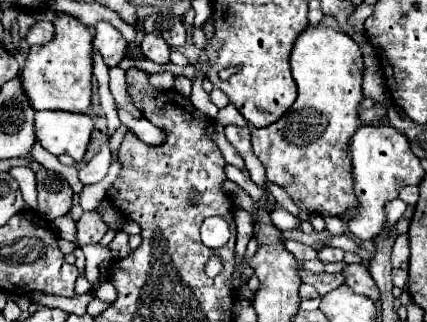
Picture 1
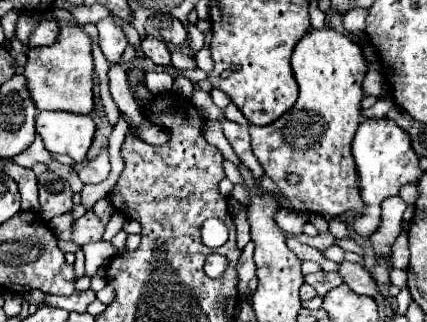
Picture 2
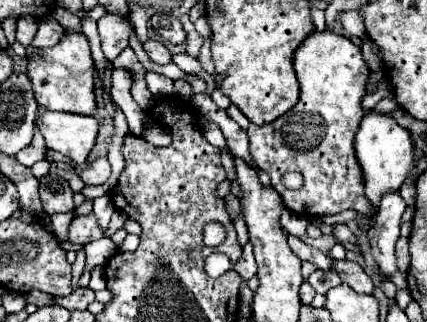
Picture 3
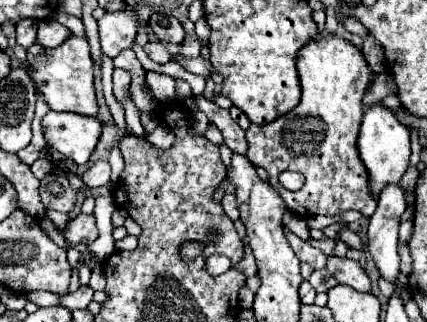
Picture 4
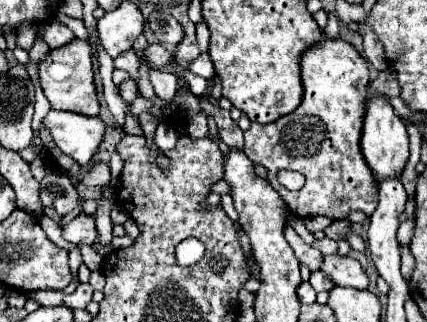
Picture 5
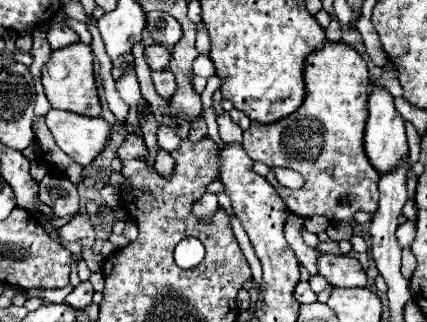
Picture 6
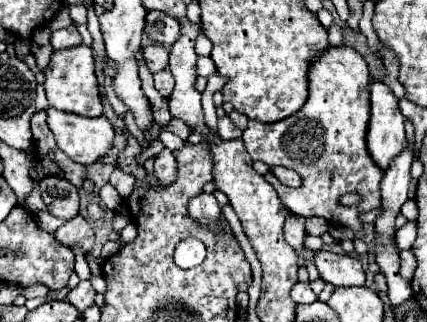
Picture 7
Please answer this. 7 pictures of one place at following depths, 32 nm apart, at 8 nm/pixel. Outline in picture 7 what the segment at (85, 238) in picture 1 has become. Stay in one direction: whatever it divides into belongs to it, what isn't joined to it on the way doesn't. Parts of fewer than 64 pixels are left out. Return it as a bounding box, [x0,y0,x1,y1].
[54,216,94,254]

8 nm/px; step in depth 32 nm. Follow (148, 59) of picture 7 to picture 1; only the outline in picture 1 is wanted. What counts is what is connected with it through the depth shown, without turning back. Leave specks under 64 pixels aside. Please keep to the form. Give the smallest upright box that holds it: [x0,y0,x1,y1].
[140,34,170,64]

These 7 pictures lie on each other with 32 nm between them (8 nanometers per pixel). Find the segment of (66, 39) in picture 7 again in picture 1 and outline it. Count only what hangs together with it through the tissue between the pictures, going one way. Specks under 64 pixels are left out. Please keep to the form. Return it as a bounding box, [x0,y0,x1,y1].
[26,22,54,46]

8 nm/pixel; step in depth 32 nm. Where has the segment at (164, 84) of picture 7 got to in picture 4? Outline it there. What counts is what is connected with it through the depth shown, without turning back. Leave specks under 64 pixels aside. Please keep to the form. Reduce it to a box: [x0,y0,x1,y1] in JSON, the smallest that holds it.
[146,72,176,100]

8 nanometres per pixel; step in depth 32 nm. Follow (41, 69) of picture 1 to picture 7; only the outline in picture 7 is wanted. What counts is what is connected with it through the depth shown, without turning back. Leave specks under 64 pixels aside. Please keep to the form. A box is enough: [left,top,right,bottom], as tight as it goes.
[44,46,104,116]

